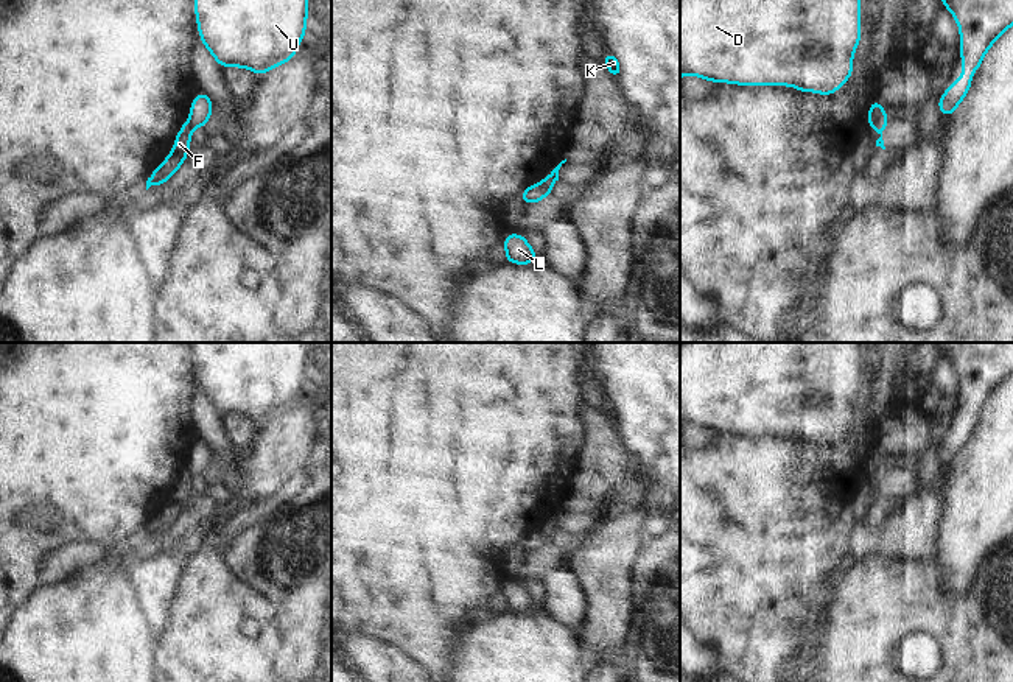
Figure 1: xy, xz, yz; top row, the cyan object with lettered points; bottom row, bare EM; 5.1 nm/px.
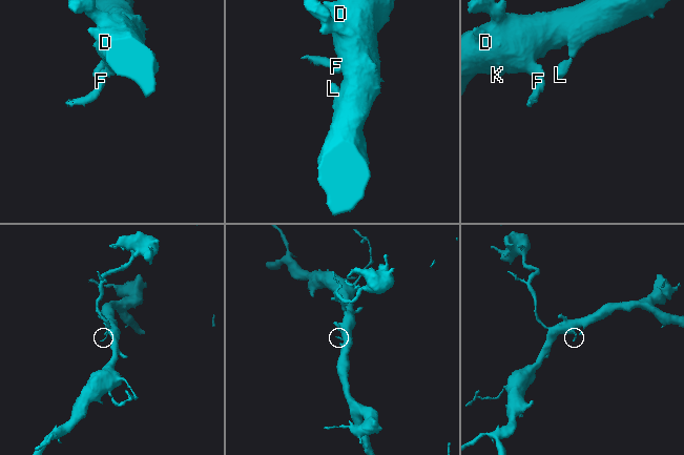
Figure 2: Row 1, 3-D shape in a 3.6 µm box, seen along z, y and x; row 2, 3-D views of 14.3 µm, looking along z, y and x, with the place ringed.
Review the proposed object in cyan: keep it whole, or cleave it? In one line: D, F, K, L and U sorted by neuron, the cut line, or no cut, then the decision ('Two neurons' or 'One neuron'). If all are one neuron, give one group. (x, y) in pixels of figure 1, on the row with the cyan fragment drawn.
Groups: D K L U / F. Split along yz (884, 111), (870, 126). Two neurons.

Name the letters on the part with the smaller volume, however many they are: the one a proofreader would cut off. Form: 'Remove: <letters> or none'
Remove: F.

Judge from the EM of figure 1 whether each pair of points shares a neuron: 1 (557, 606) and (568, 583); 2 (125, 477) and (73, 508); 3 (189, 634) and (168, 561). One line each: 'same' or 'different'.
1: same
2: same
3: different

